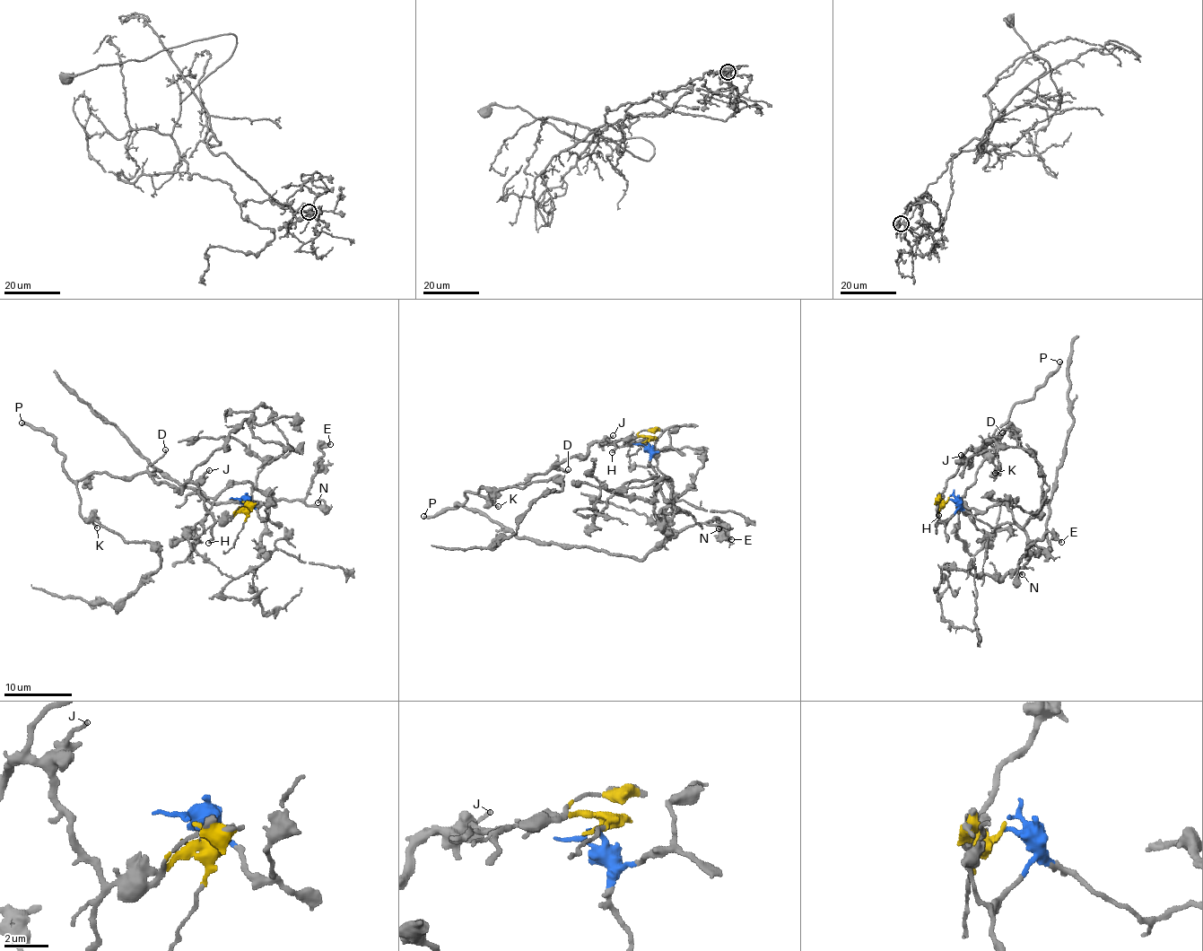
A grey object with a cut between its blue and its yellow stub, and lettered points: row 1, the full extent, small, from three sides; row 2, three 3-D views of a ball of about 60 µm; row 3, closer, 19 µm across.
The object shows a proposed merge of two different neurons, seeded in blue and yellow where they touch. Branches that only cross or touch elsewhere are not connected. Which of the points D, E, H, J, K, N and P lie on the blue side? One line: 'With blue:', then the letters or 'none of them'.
With blue: E, N

